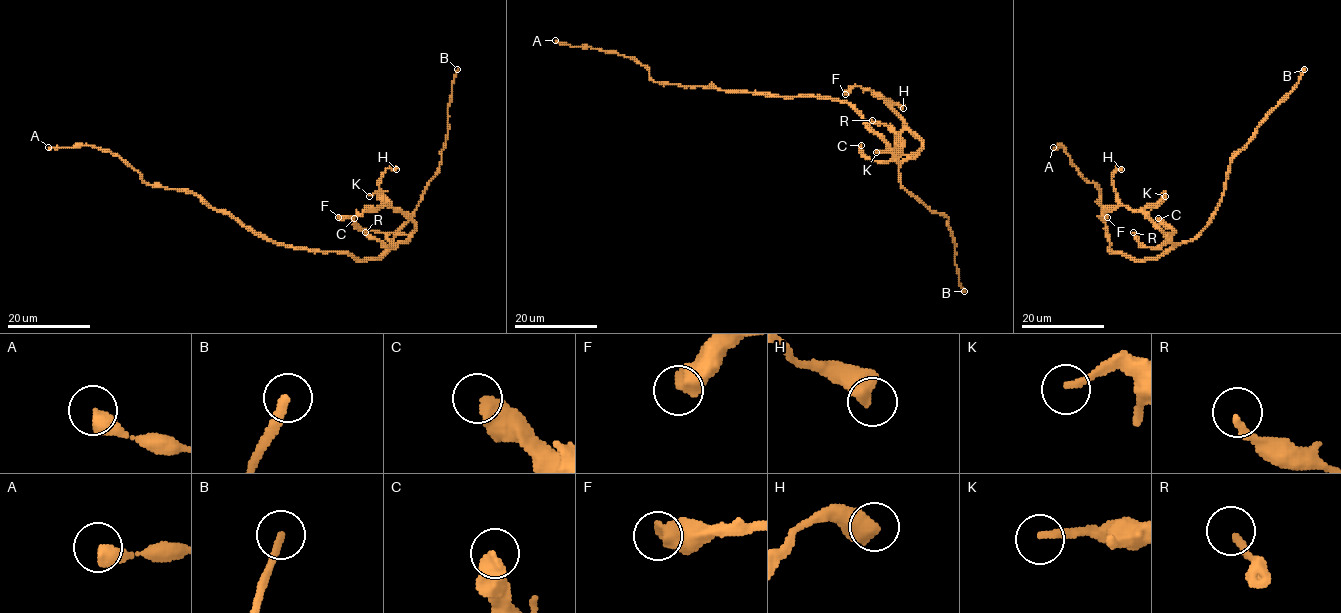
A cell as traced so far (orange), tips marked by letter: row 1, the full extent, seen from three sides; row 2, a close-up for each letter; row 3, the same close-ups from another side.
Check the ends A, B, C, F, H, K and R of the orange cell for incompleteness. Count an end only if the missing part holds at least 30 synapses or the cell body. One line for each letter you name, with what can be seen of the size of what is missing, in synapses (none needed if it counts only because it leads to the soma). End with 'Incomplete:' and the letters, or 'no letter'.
B: Roughly 250 synapses
Incomplete: B

